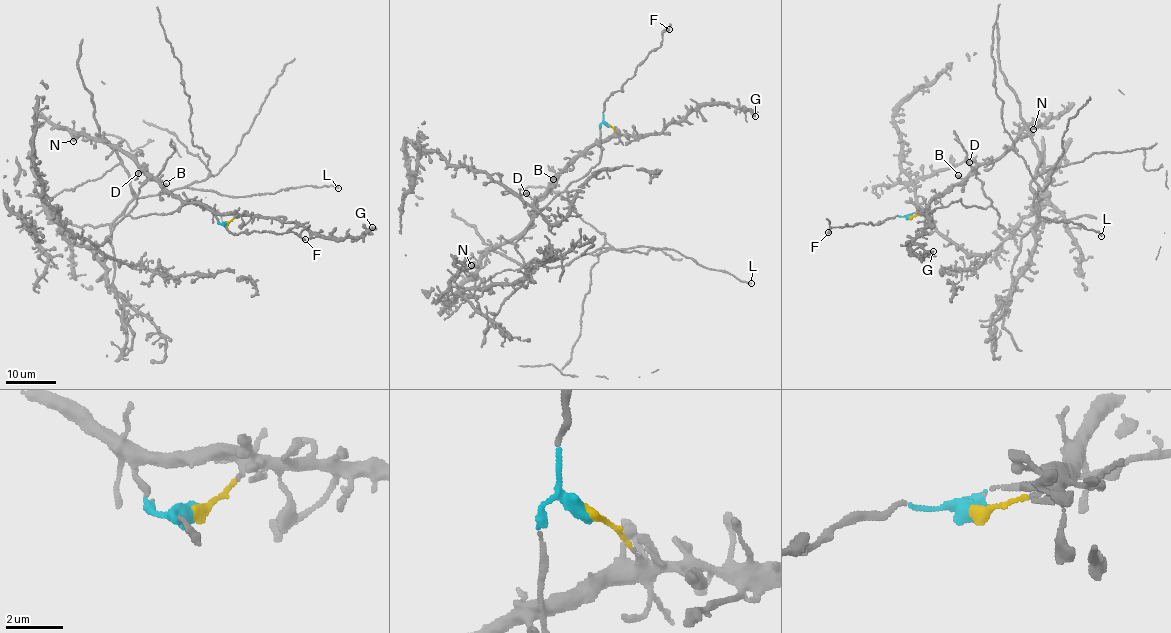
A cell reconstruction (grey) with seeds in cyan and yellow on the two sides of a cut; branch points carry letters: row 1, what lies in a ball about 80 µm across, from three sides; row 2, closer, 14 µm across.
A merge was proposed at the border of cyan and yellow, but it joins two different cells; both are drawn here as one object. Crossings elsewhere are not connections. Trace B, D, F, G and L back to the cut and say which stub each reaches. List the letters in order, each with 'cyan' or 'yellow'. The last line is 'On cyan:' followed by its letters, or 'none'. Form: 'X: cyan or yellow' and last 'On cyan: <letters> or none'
B: yellow
D: yellow
F: cyan
G: yellow
L: cyan
On cyan: F, L

